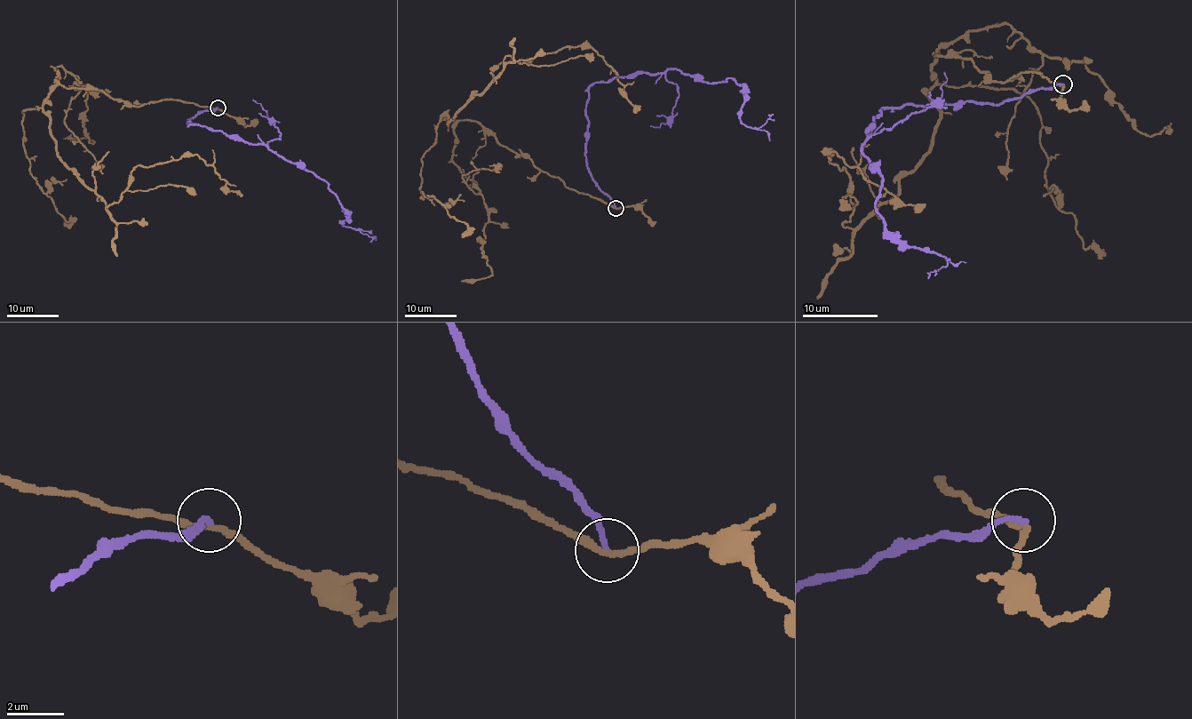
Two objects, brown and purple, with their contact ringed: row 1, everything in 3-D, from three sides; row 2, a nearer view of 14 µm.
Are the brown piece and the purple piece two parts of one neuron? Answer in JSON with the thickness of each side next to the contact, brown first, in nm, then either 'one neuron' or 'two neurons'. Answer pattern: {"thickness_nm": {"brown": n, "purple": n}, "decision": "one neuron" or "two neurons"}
{"thickness_nm": {"brown": 220, "purple": 200}, "decision": "two neurons"}

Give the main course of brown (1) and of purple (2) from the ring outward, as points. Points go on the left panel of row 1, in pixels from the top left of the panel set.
1: (217, 108), (131, 106), (59, 84), (43, 106), (57, 155), (105, 207), (138, 165), (194, 155), (242, 196)
2: (217, 108), (200, 112), (188, 123), (266, 145), (313, 171), (345, 210), (342, 224), (372, 237), (370, 242)

